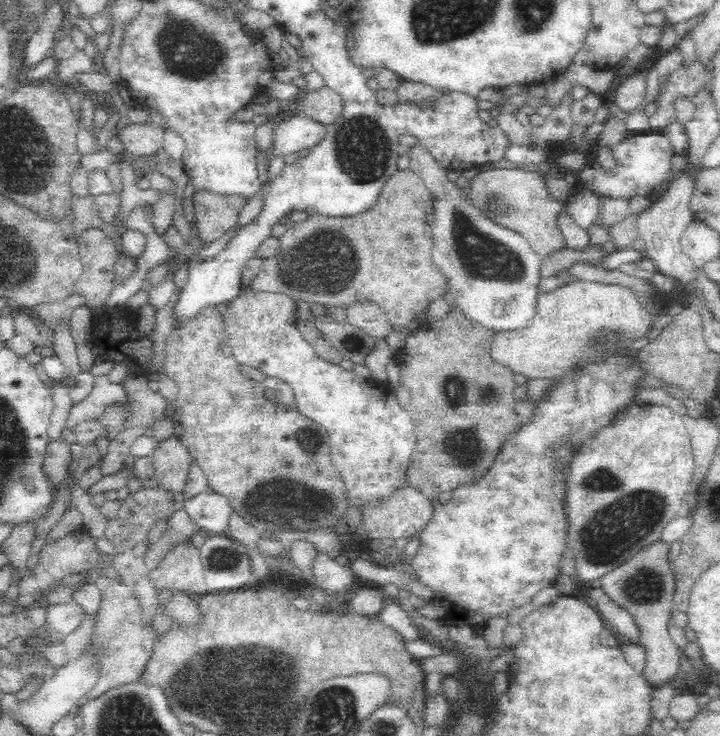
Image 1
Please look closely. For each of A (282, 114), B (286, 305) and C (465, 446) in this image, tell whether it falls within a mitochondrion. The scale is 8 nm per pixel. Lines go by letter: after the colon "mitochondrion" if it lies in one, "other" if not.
A: other
B: other
C: mitochondrion

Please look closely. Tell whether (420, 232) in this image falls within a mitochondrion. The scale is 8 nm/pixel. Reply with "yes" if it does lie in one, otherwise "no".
no

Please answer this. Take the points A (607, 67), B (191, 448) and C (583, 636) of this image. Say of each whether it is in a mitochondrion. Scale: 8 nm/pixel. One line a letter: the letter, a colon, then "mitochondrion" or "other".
A: other
B: other
C: other

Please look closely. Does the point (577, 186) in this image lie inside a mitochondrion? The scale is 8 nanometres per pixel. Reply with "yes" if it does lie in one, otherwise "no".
no

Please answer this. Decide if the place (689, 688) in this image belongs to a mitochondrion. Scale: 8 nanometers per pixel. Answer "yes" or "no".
no

